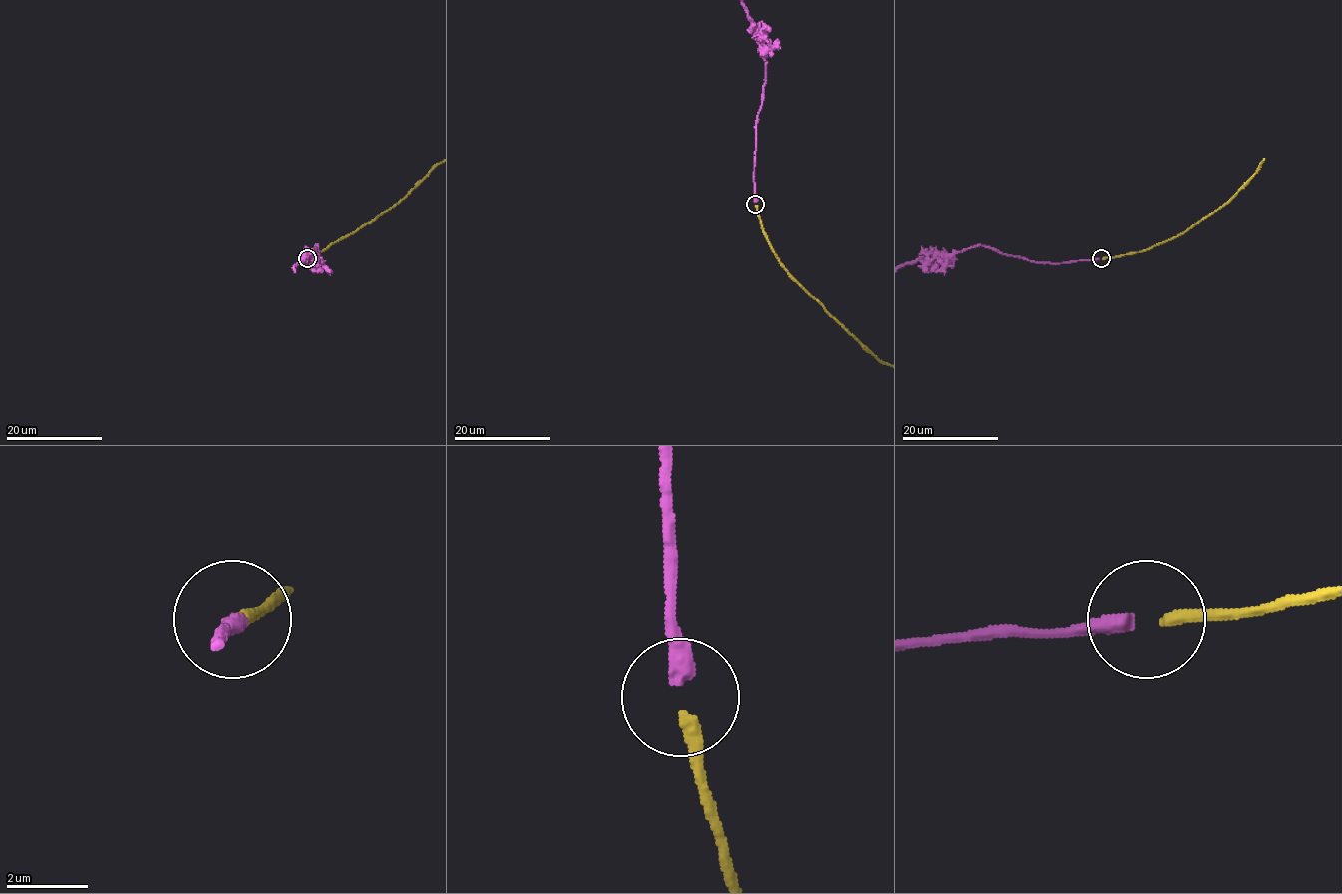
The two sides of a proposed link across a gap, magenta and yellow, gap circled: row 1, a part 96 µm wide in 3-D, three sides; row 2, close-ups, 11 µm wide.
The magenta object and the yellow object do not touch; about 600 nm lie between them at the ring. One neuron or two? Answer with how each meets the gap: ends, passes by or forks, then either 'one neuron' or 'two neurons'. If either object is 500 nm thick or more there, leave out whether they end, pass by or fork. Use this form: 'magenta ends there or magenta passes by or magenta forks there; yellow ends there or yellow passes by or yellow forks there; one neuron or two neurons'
magenta ends there; yellow ends there; one neuron

